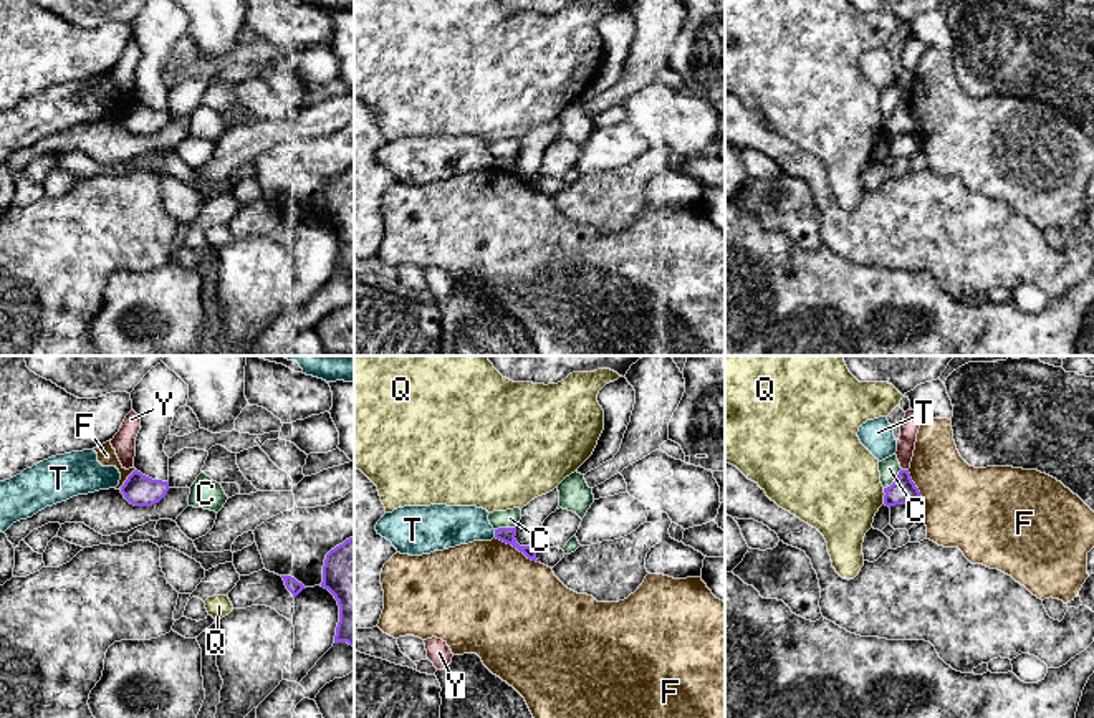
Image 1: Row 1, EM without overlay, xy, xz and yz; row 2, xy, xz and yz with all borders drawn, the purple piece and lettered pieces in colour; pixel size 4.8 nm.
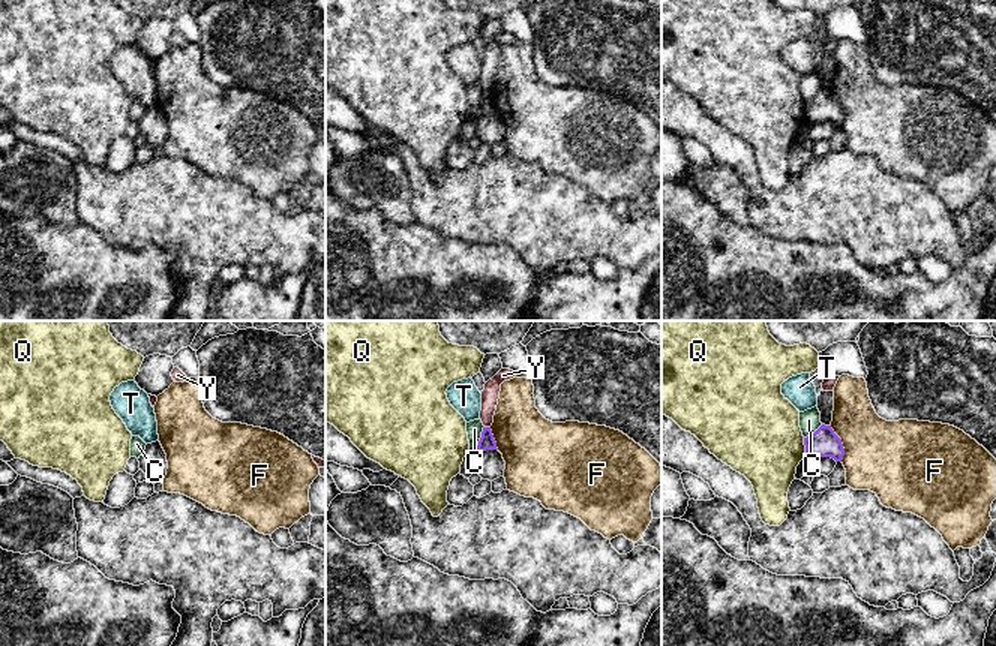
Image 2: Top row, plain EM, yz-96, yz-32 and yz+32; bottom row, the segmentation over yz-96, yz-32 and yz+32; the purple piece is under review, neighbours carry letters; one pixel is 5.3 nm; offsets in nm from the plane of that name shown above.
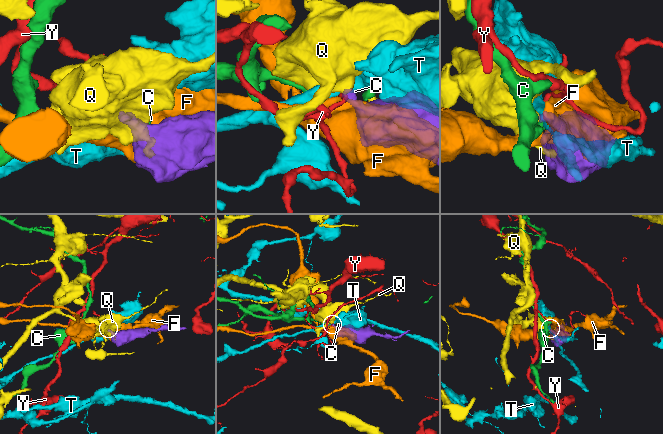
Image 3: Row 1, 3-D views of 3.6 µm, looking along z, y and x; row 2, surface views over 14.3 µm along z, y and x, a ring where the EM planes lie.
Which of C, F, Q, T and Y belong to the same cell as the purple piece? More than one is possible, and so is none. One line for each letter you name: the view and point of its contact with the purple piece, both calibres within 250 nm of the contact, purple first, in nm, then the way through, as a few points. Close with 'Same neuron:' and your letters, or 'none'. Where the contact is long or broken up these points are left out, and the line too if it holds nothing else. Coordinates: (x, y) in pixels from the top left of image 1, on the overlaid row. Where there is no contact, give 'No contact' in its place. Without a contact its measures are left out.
Same neuron: none

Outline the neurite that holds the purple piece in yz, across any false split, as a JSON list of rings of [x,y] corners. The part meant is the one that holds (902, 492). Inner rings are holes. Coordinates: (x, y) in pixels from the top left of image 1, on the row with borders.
[[[900,470],[894,483],[884,488],[884,505],[895,506],[895,505],[919,505],[922,506],[922,496],[919,488],[910,478],[909,470]]]

